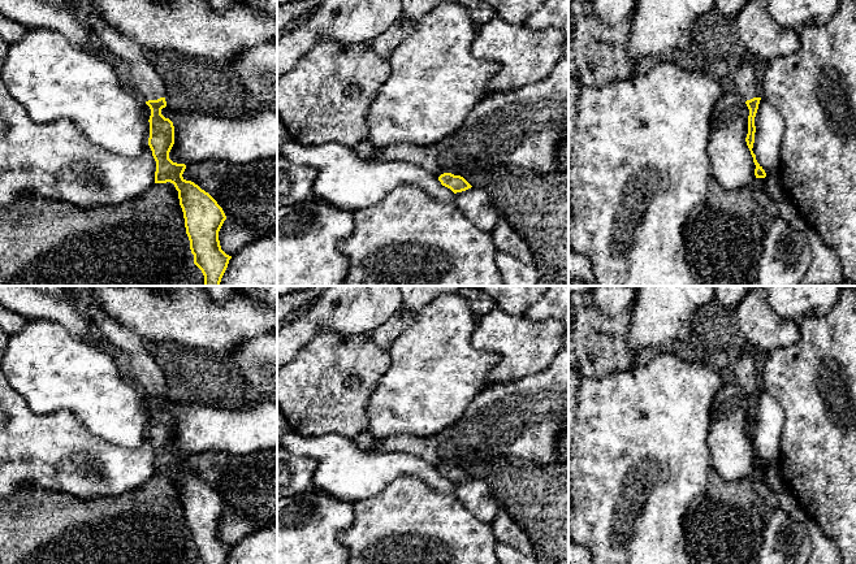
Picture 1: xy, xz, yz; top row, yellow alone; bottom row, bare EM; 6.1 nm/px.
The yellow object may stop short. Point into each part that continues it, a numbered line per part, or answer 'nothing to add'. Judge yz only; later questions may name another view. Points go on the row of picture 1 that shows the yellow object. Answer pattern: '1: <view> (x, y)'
1: yz (746, 81)

